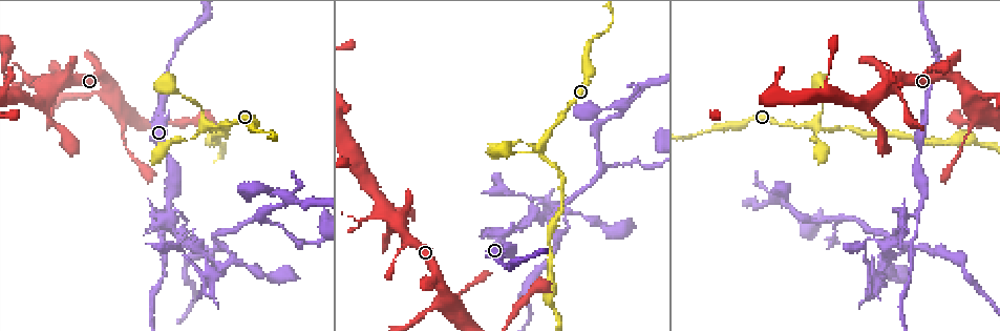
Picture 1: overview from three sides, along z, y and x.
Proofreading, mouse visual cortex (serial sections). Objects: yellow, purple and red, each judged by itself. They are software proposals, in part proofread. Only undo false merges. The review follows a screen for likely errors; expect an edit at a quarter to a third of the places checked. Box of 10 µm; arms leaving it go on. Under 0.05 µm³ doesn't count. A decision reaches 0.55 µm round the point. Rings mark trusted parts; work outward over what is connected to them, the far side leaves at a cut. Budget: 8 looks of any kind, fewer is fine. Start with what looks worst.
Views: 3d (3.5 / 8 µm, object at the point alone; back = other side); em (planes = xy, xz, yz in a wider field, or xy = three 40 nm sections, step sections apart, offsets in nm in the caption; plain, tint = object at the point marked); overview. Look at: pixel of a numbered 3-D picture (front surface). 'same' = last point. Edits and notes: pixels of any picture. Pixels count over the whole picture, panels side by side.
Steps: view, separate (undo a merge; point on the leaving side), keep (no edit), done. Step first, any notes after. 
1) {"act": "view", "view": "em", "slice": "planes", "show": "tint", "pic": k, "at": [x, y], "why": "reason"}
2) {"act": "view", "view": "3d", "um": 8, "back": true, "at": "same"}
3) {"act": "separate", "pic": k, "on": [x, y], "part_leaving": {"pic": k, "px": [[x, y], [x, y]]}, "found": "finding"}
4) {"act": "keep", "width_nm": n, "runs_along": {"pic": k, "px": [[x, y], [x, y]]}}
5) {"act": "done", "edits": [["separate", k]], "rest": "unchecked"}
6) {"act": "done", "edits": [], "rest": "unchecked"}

{"act": "view", "view": "3d", "um": 8, "pic": 1, "at": [167, 213], "why": "arms run side by side"}

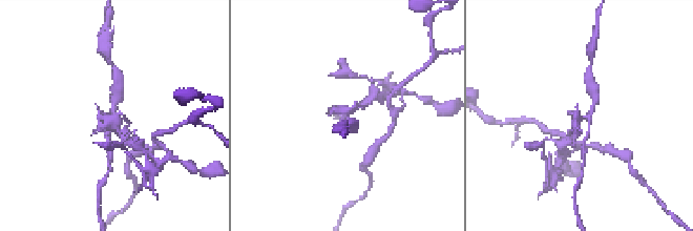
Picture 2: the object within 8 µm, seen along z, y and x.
{"act": "view", "view": "3d", "um": 3.5, "at": "same", "why": "zoom in"}

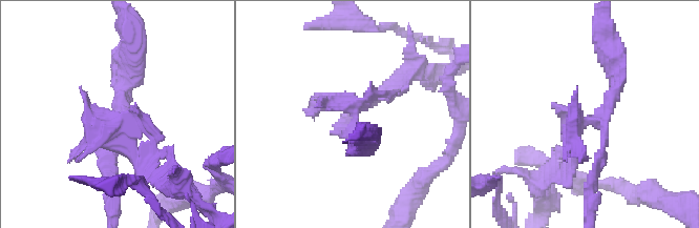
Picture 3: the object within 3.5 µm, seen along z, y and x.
{"act": "view", "view": "em", "slice": "xy", "step": 2, "show": "tint", "pic": 3, "at": [601, 112], "why": "need the tissue"}

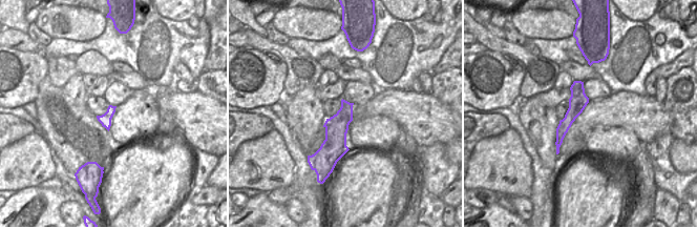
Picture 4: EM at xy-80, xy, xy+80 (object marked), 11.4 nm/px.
{"act": "separate", "pic": 3, "on": [570, 144], "part_leaving": {"pic": 3, "px": [[579, 124], [572, 166], [539, 185]]}, "found": "a second cell is stuck on"}

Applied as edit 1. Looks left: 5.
{"act": "view", "view": "3d", "um": 8, "pic": 1, "at": [206, 125], "why": "a narrow waist"}

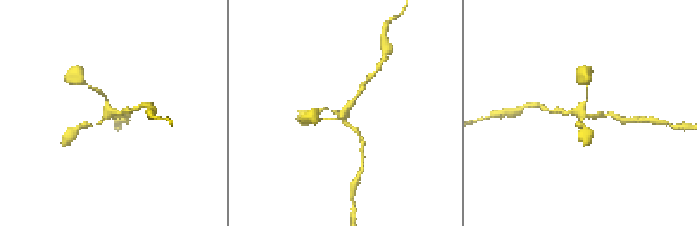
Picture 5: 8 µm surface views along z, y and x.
{"act": "view", "view": "3d", "um": 3.5, "at": "same", "why": "closer look"}

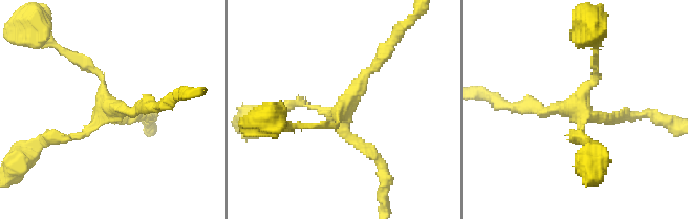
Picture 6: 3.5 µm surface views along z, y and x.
{"act": "view", "view": "em", "slice": "xy", "step": 3, "show": "tint", "pic": 6, "at": [109, 107], "arms": 4, "arm_widths_nm": [100, 100, 150, 150]}

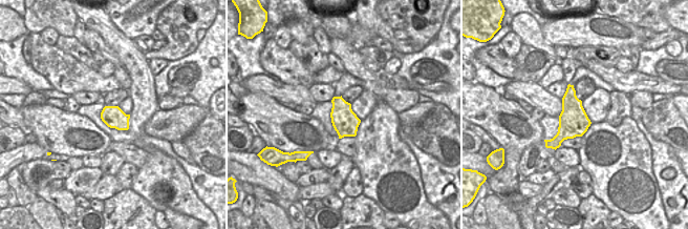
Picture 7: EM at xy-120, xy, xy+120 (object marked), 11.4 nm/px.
{"act": "keep", "found": "one cell here"}

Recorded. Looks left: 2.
{"act": "view", "view": "3d", "um": 3.5, "pic": 1, "at": [962, 142], "why": "calibre changes"}

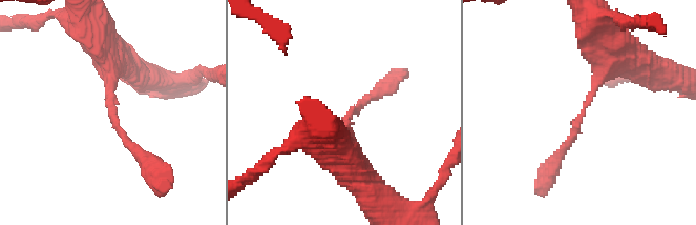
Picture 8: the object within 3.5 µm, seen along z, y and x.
{"act": "view", "view": "em", "slice": "xy", "step": 3, "show": "tint", "pic": 8, "at": [115, 112]}

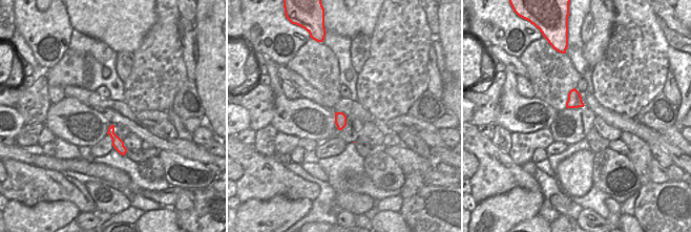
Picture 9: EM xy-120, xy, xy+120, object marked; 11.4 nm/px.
{"act": "keep", "runs_along": {"pic": 8, "px": [[611, 53], [573, 137], [552, 166]]}, "found": "one cell here"}

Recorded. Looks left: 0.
{"act": "done", "edits": [["separate", 3]], "rest": "unchecked"}

